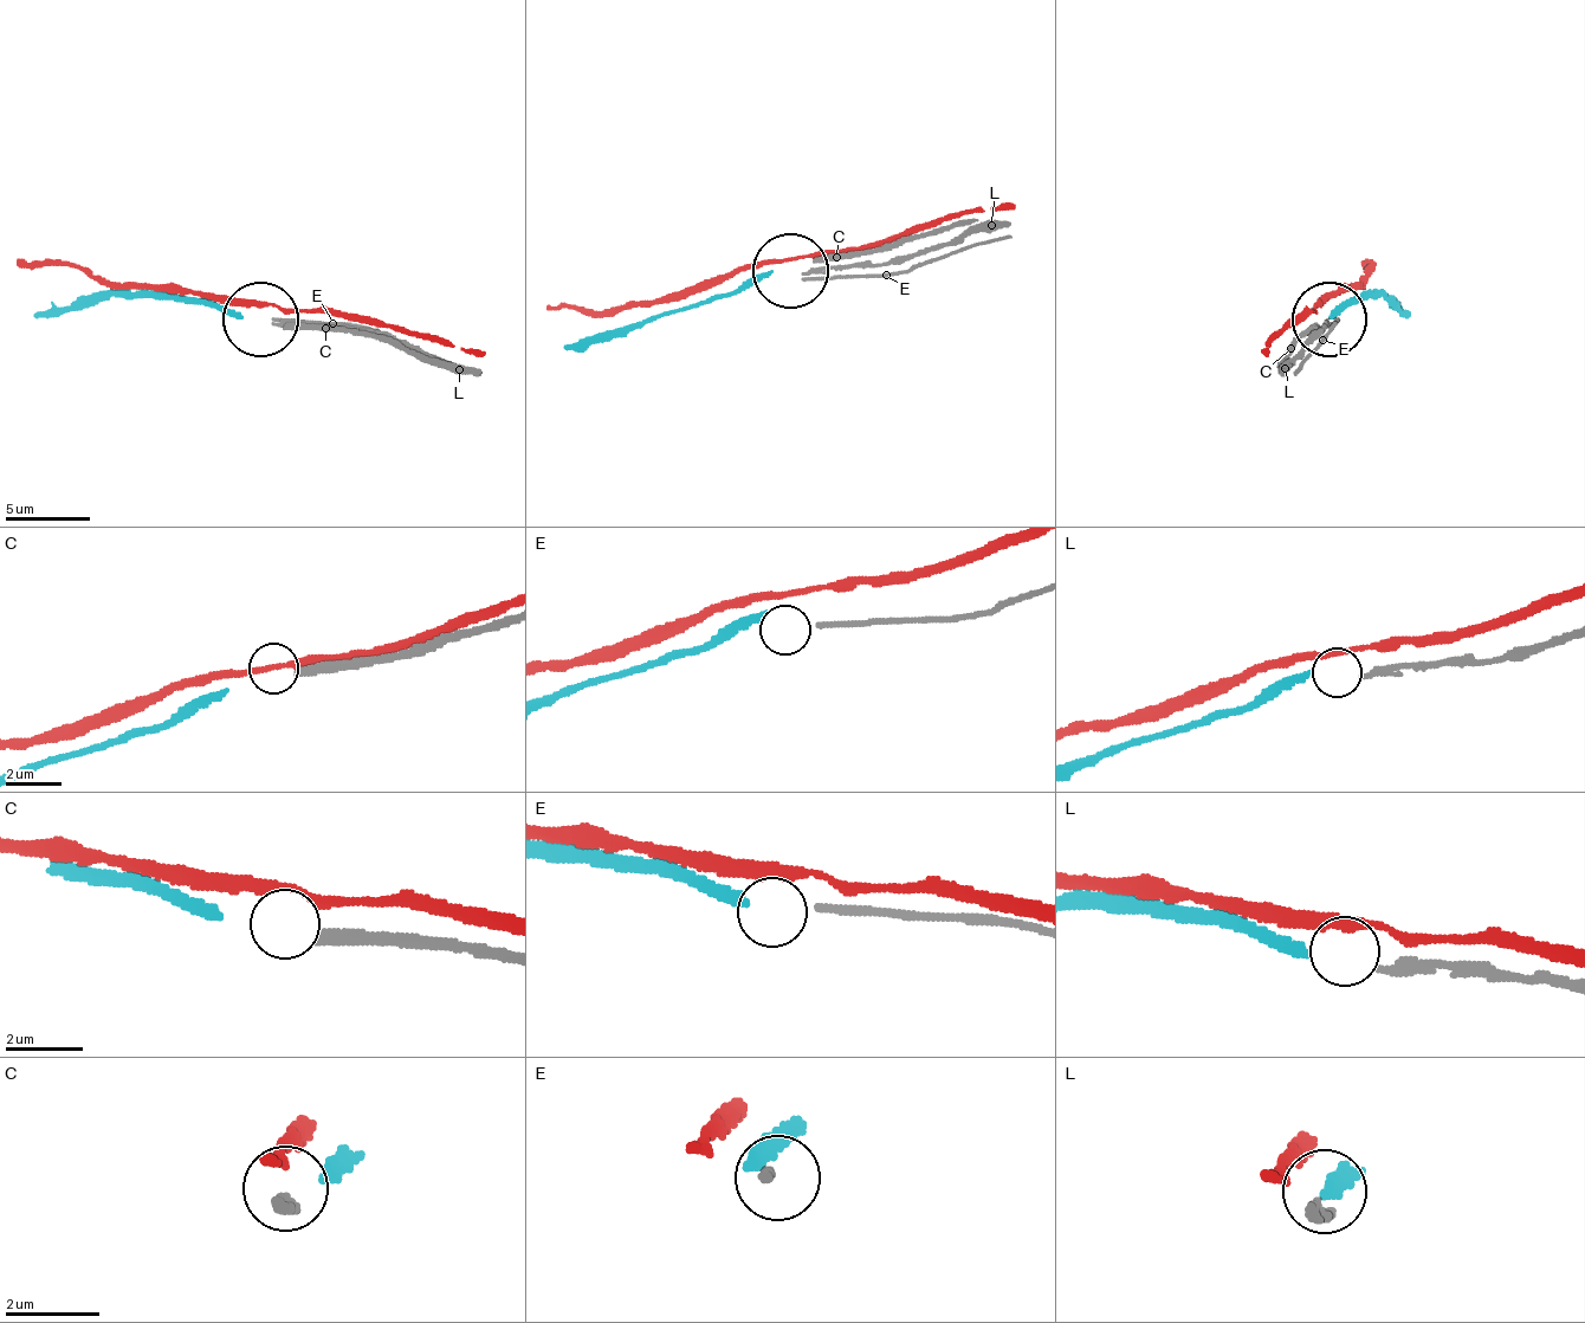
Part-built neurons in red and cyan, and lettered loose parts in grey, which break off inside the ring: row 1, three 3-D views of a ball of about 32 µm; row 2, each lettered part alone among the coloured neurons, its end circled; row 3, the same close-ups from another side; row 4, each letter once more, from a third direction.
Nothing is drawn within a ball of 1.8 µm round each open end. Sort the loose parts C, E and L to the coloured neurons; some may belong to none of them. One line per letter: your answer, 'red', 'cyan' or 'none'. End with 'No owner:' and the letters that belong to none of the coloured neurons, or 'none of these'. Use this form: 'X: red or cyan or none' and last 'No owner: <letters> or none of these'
C: none
E: none
L: cyan
No owner: C, E

